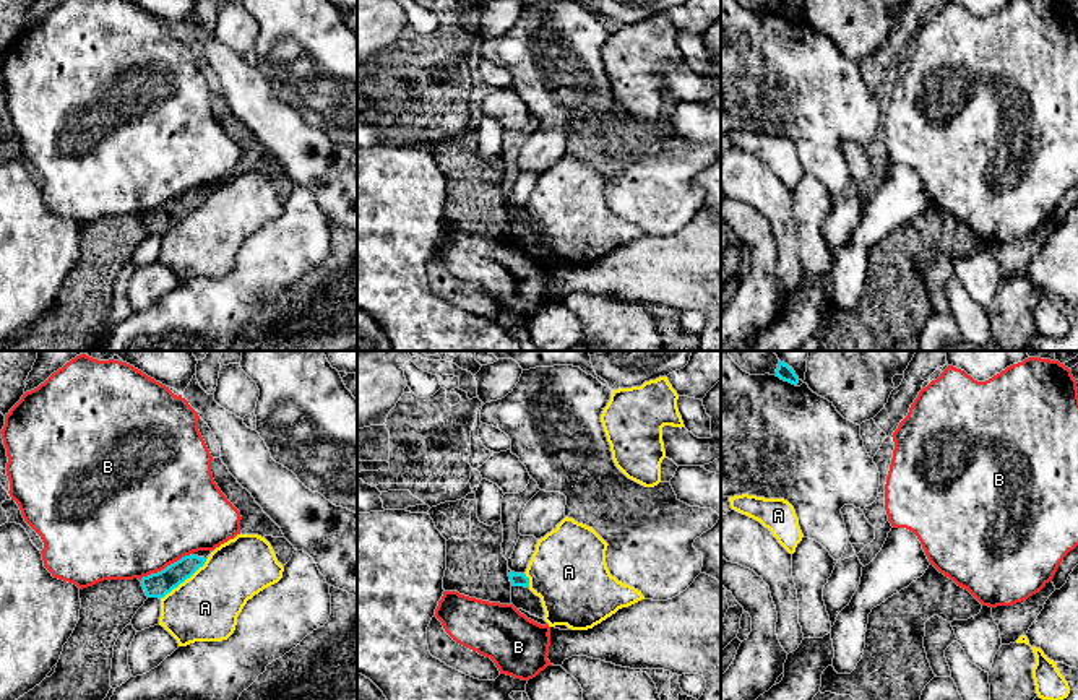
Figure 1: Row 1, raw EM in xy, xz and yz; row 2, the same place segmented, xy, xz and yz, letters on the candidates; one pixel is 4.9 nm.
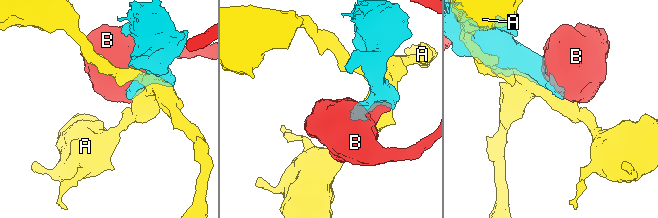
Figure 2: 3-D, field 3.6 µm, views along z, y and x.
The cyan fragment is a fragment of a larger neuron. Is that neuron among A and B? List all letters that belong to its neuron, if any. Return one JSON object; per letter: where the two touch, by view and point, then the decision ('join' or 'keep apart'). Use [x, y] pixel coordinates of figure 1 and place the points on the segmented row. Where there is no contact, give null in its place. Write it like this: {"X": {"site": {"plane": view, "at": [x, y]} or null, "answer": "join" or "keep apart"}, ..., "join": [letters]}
{"A": {"site": {"plane": "xy", "at": [184, 580]}, "answer": "keep apart"}, "B": {"site": {"plane": "xy", "at": [168, 566]}, "answer": "keep apart"}, "join": []}

